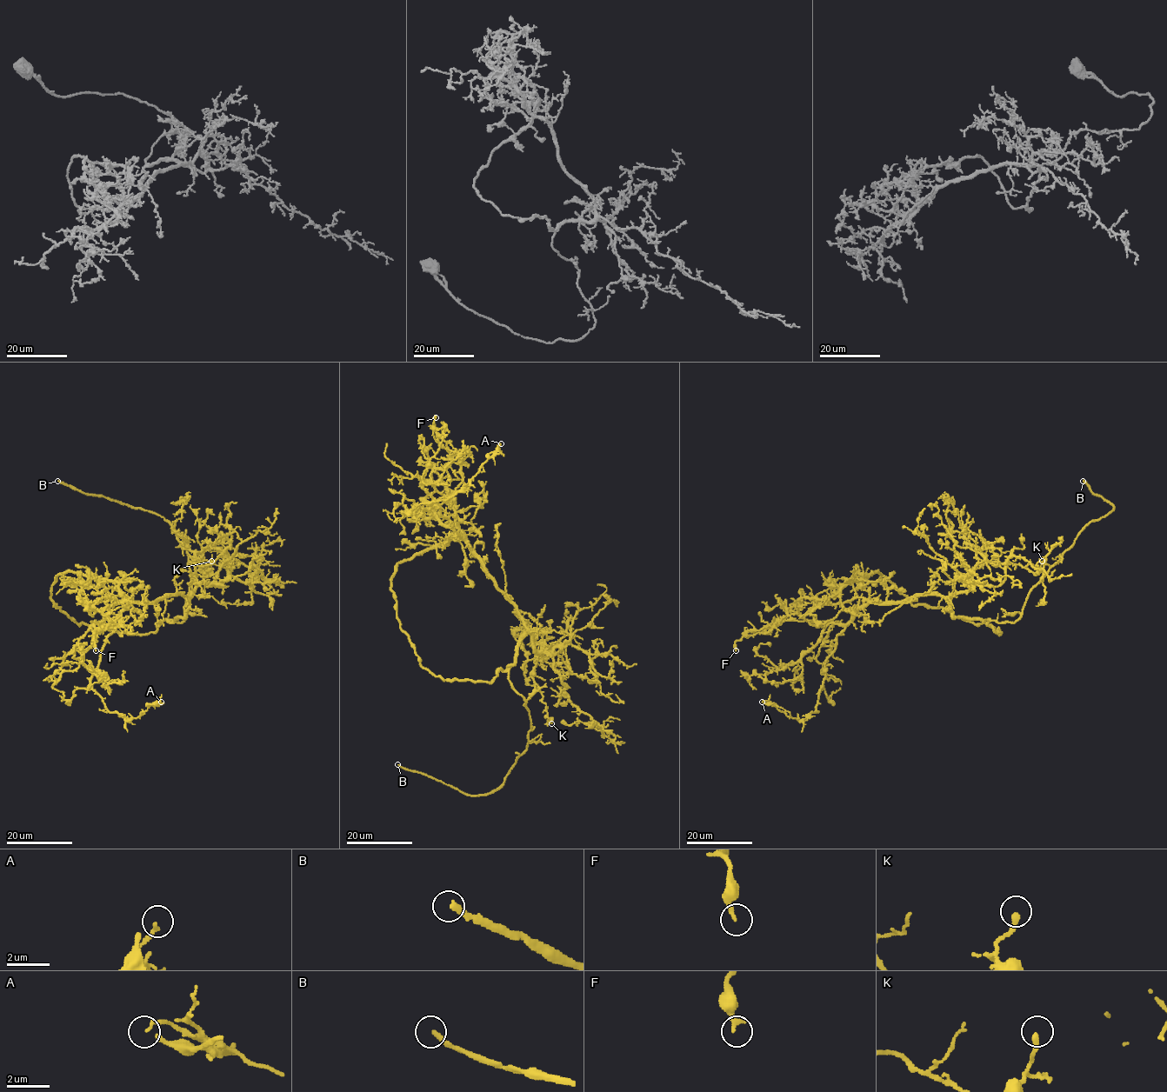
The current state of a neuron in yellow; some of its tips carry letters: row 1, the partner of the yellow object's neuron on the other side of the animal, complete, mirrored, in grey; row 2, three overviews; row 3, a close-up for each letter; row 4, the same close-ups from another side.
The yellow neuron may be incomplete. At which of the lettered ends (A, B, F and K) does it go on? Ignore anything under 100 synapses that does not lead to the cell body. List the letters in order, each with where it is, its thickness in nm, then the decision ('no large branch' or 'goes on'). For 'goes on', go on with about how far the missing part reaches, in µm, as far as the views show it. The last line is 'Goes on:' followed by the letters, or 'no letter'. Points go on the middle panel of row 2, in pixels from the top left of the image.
A: place (501, 443); calibre 160 nm; no large branch
B: place (397, 764); calibre 260 nm; goes on; missing 25 µm
F: place (436, 417); calibre 240 nm; no large branch
K: place (551, 723); calibre 260 nm; no large branch
Goes on: B

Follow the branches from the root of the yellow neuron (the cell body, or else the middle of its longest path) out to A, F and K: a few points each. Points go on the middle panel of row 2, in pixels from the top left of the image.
A: (525, 635), (528, 629), (517, 607), (441, 509), (431, 505), (461, 491), (501, 443)
F: (525, 635), (517, 607), (432, 484), (432, 469), (450, 462), (436, 417)
K: (525, 635), (530, 633), (534, 649), (536, 652), (543, 651), (530, 676), (543, 696), (551, 723)

